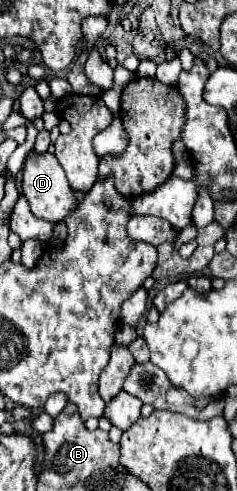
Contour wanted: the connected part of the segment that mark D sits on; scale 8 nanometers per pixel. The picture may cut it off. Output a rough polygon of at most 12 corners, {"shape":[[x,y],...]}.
{"shape":[[32,151],[22,195],[50,223],[72,209],[72,189],[50,153]]}

